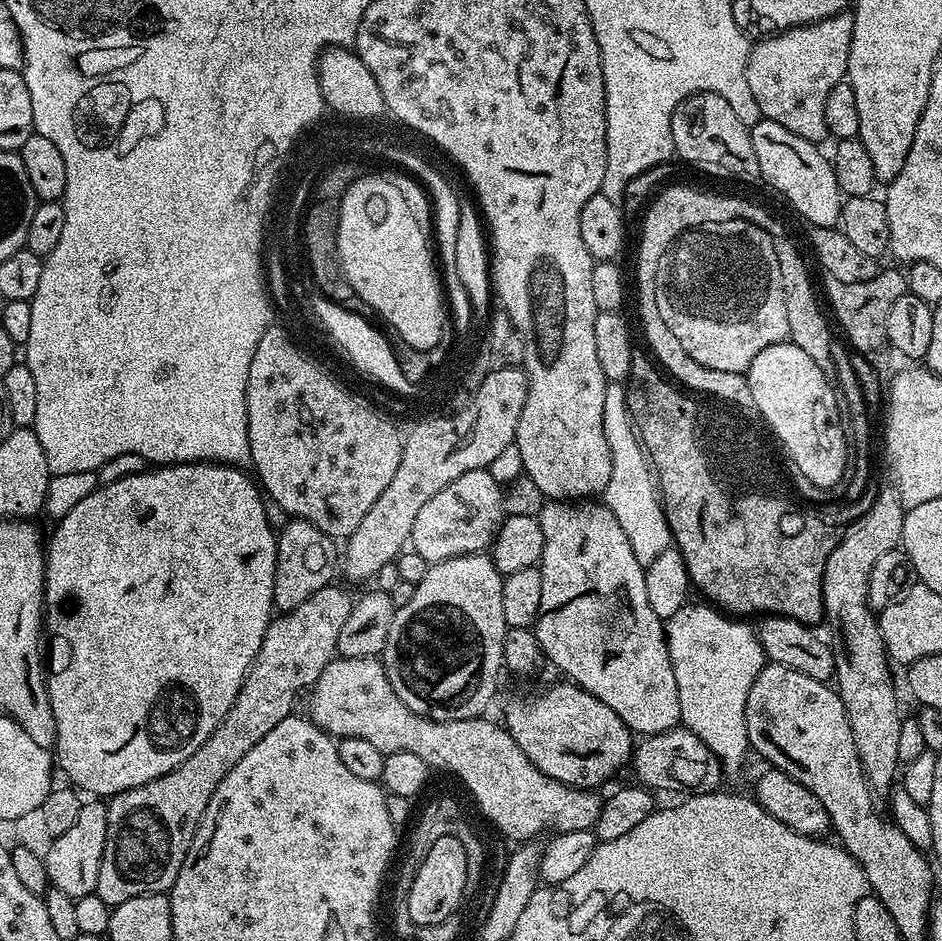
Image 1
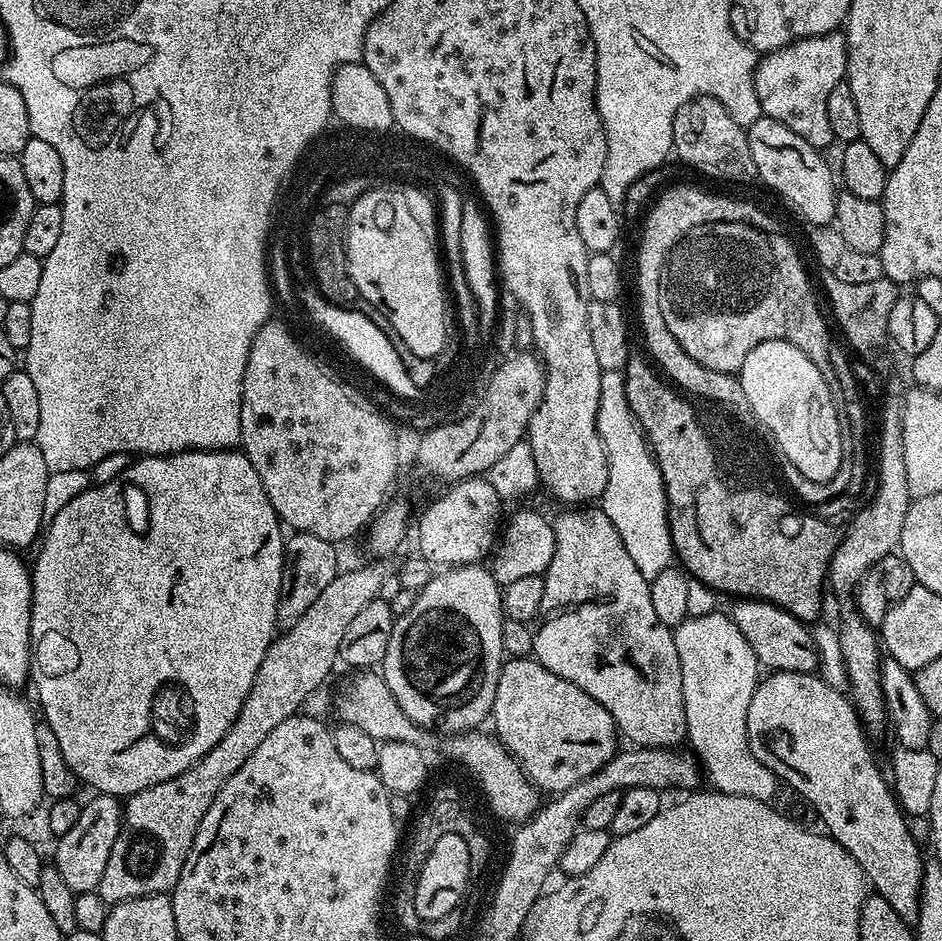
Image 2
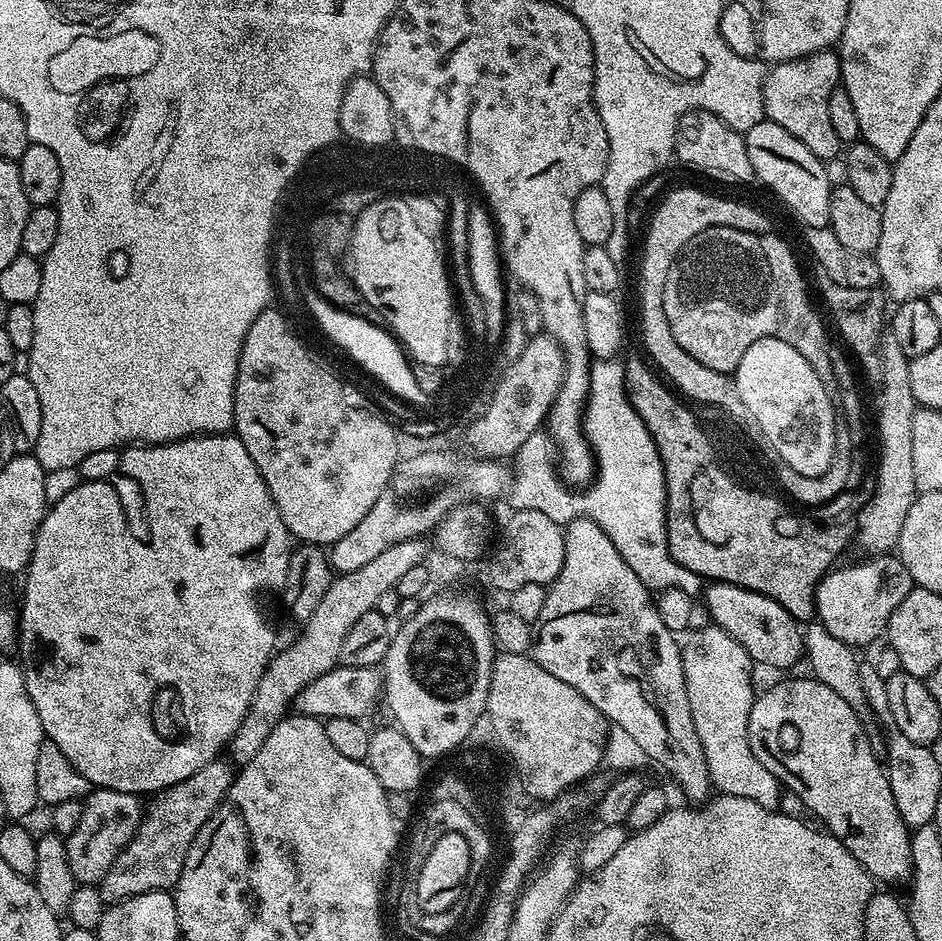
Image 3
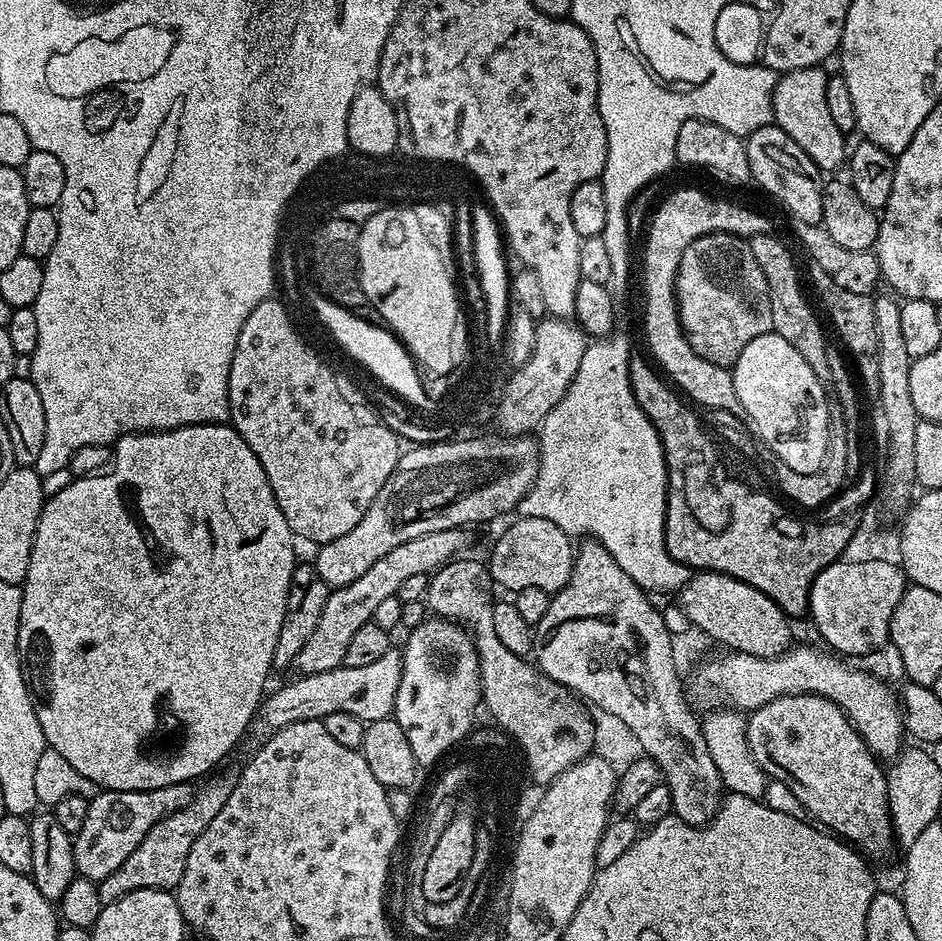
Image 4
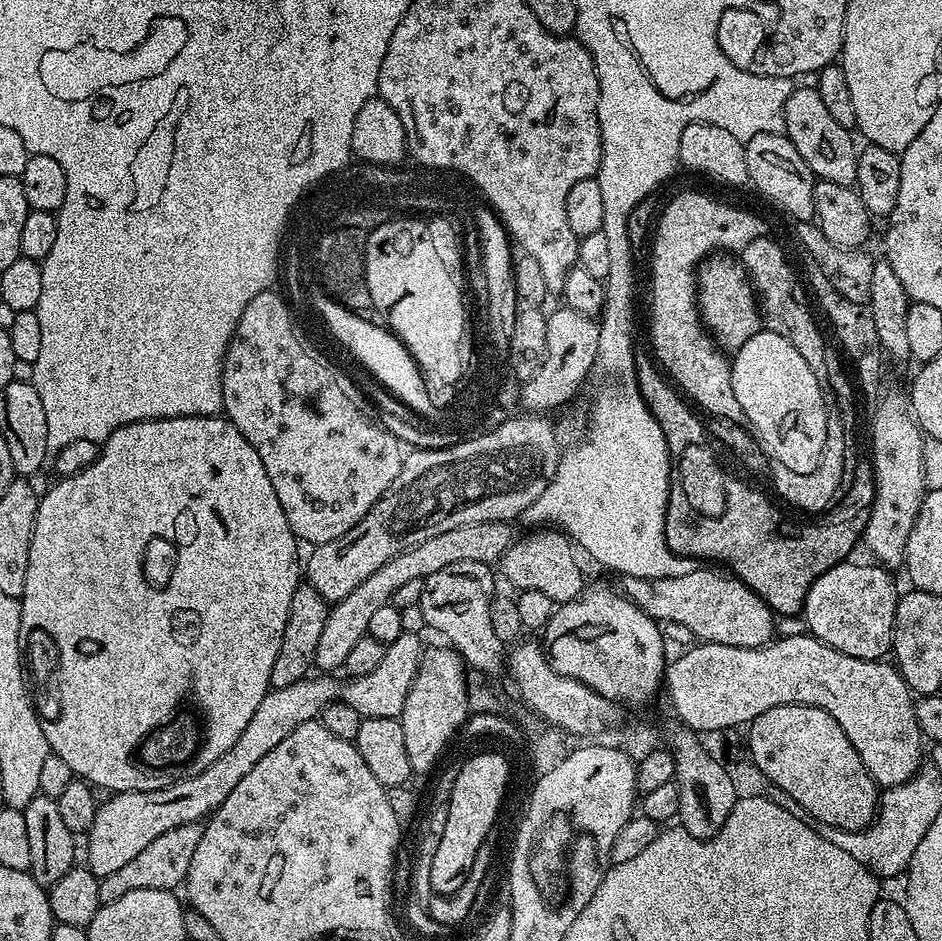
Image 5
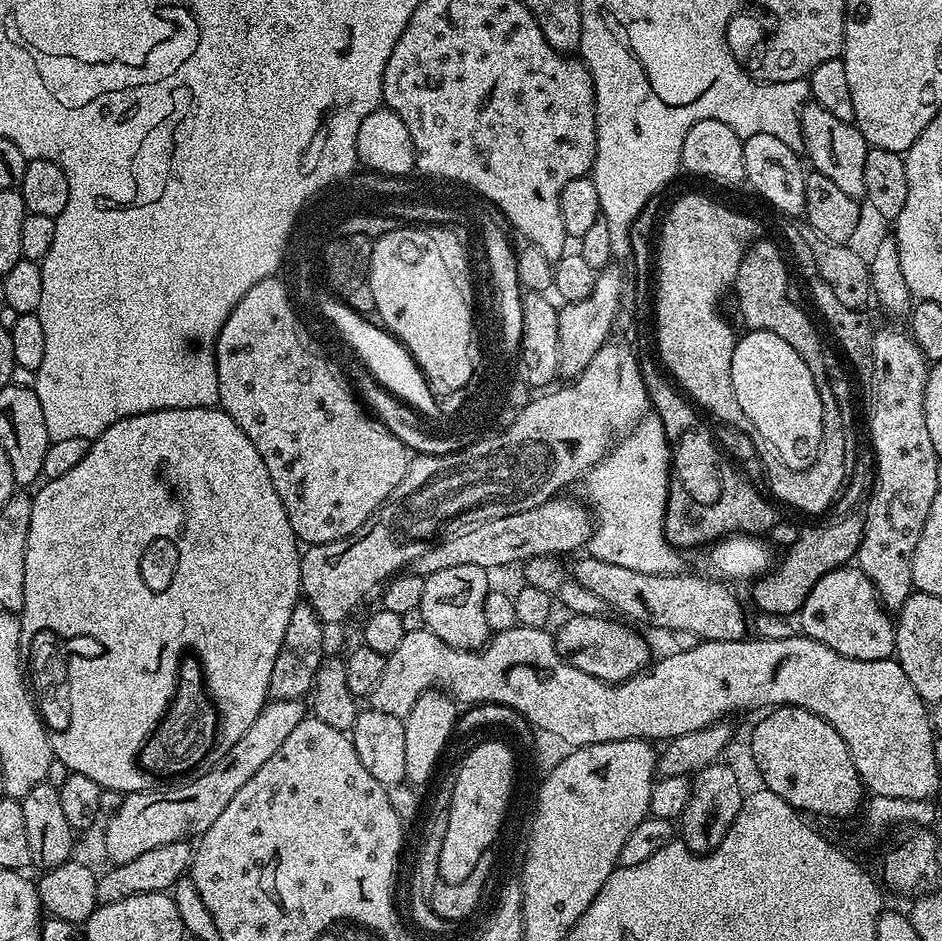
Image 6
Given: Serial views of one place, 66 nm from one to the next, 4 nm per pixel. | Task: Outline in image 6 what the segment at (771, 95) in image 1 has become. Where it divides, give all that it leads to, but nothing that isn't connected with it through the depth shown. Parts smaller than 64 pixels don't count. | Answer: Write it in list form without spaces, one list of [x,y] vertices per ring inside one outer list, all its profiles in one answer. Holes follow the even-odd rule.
[[[809,102],[800,111],[800,125],[806,160],[807,156],[809,160],[807,163],[812,163],[811,167],[815,171],[826,174],[826,178],[830,178],[830,182],[834,182],[834,186],[839,186],[846,194],[857,198],[863,197],[862,173],[866,171],[866,154],[870,146],[864,141],[864,136],[858,131],[855,123],[842,122],[834,118],[834,114],[822,110],[822,106]]]

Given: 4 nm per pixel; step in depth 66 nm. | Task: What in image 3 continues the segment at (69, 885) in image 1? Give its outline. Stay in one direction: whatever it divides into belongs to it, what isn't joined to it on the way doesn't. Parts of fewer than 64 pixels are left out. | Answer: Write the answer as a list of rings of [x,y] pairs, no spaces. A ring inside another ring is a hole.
[[[96,788],[87,797],[78,826],[66,837],[66,858],[77,885],[99,885],[112,869],[118,854],[132,841],[142,815],[141,797],[135,792],[119,792],[109,788]]]

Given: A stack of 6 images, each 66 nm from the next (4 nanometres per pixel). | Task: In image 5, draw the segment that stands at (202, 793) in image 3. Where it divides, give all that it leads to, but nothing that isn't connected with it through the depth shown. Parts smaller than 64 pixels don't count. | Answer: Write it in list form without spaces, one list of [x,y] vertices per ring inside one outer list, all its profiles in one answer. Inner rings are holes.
[[[199,823],[178,826],[174,830],[166,830],[134,862],[126,862],[122,870],[114,870],[114,874],[103,877],[100,881],[100,903],[109,904],[122,894],[130,894],[130,890],[166,890],[179,889],[183,885],[186,874],[190,870],[190,858],[194,858],[194,850],[198,847],[198,838],[202,838],[203,827]]]

